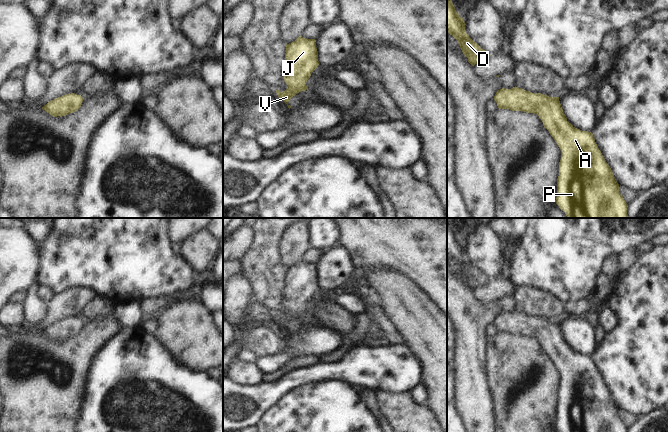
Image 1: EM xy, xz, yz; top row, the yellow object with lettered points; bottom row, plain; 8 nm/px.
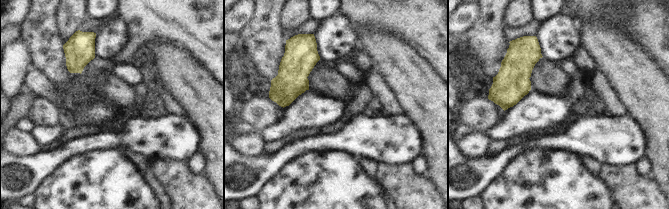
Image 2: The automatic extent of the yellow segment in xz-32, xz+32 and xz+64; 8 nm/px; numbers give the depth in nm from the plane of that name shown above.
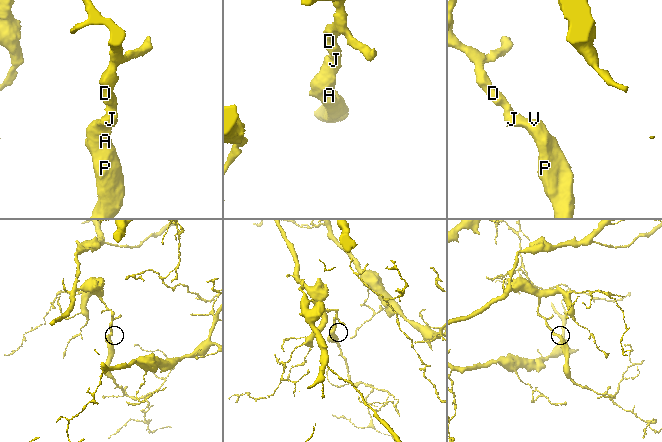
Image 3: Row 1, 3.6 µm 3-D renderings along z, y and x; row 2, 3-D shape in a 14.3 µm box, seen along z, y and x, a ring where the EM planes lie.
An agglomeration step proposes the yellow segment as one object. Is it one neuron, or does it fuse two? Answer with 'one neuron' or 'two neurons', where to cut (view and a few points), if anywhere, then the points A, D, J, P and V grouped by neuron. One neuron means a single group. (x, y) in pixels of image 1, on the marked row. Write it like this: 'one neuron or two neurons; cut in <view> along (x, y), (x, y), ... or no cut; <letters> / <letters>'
one neuron; no cut; A D J P V

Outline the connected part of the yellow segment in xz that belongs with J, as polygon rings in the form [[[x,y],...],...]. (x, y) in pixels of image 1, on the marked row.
[[[299,36],[292,43],[286,44],[283,79],[288,87],[283,92],[275,91],[289,109],[291,108],[288,104],[290,99],[297,93],[308,90],[306,82],[318,65],[318,51],[315,39],[306,39]]]

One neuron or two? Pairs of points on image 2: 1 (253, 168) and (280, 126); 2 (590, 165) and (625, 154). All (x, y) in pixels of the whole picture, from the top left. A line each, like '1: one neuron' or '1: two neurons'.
1: two neurons
2: two neurons

